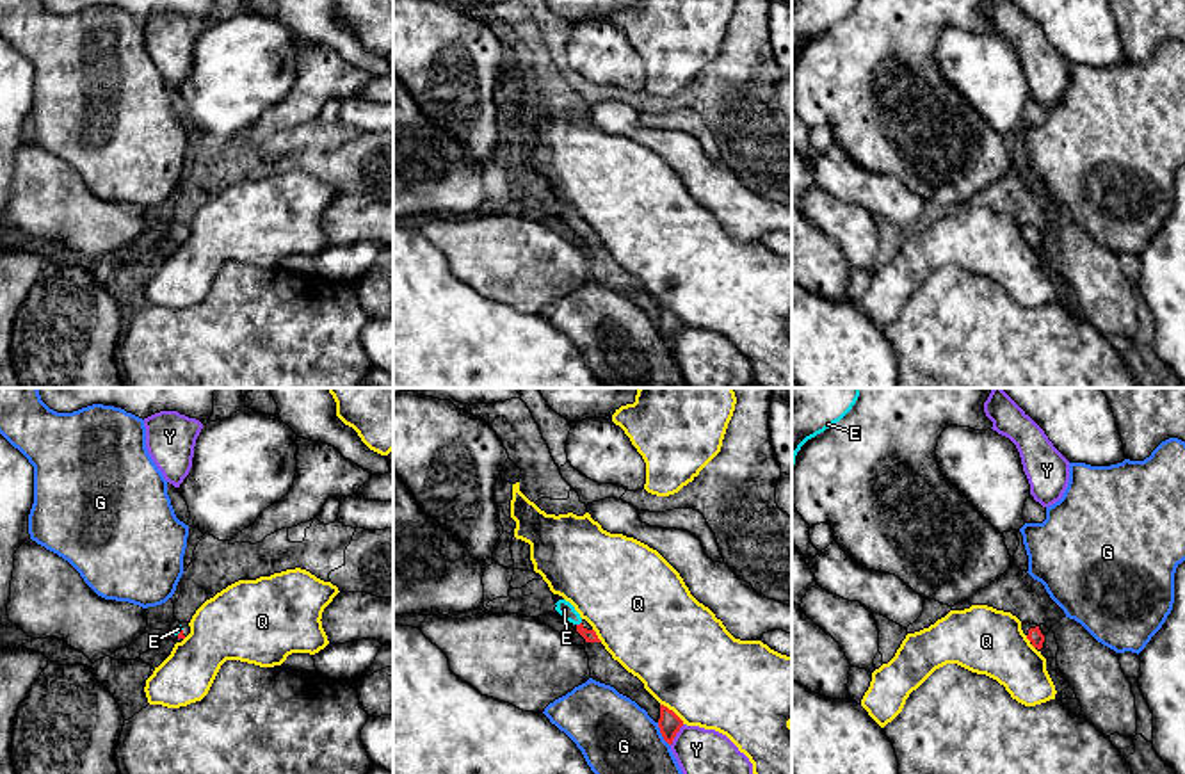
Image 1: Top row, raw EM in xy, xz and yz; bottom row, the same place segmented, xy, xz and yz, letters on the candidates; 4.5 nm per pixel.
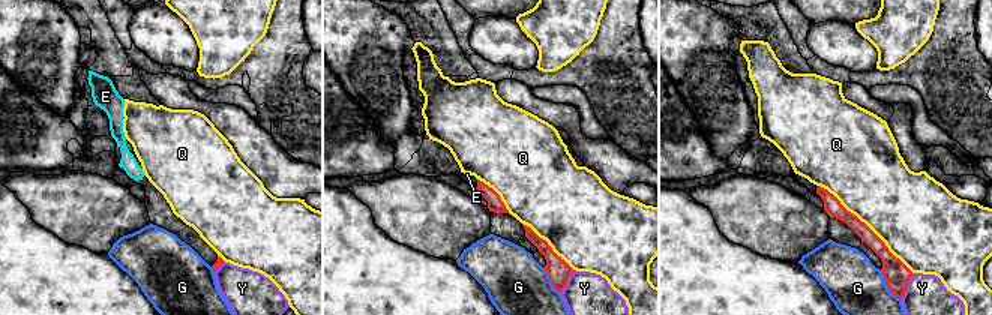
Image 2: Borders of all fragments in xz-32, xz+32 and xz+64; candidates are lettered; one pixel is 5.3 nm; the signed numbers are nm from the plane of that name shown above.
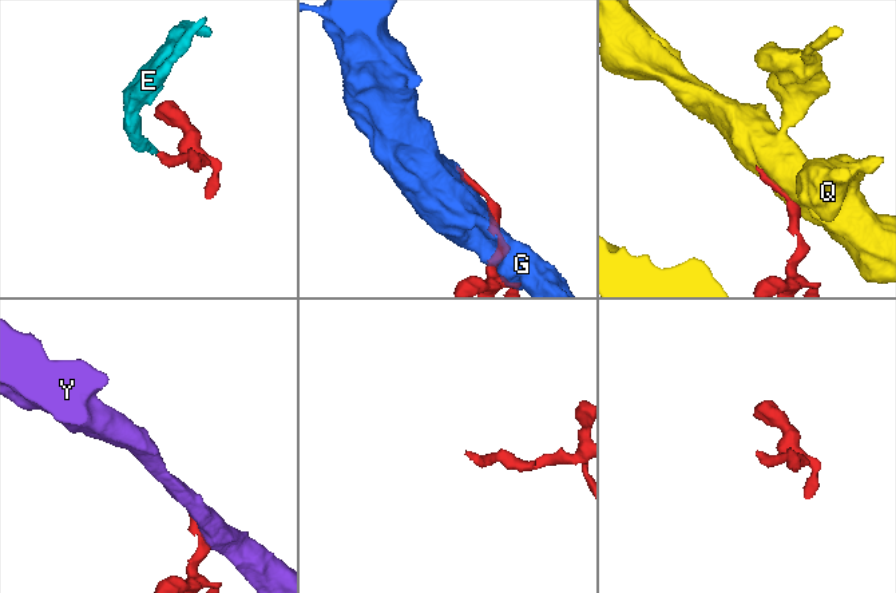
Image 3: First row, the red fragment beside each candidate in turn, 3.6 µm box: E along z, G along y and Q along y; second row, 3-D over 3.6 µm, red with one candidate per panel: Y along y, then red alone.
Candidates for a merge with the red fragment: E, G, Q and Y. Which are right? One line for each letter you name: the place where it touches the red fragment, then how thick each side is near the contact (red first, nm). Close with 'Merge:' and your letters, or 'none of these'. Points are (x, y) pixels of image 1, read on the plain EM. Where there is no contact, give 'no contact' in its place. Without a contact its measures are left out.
E: contact xz (580, 225); calibres 60 and 70 nm
Merge: E

